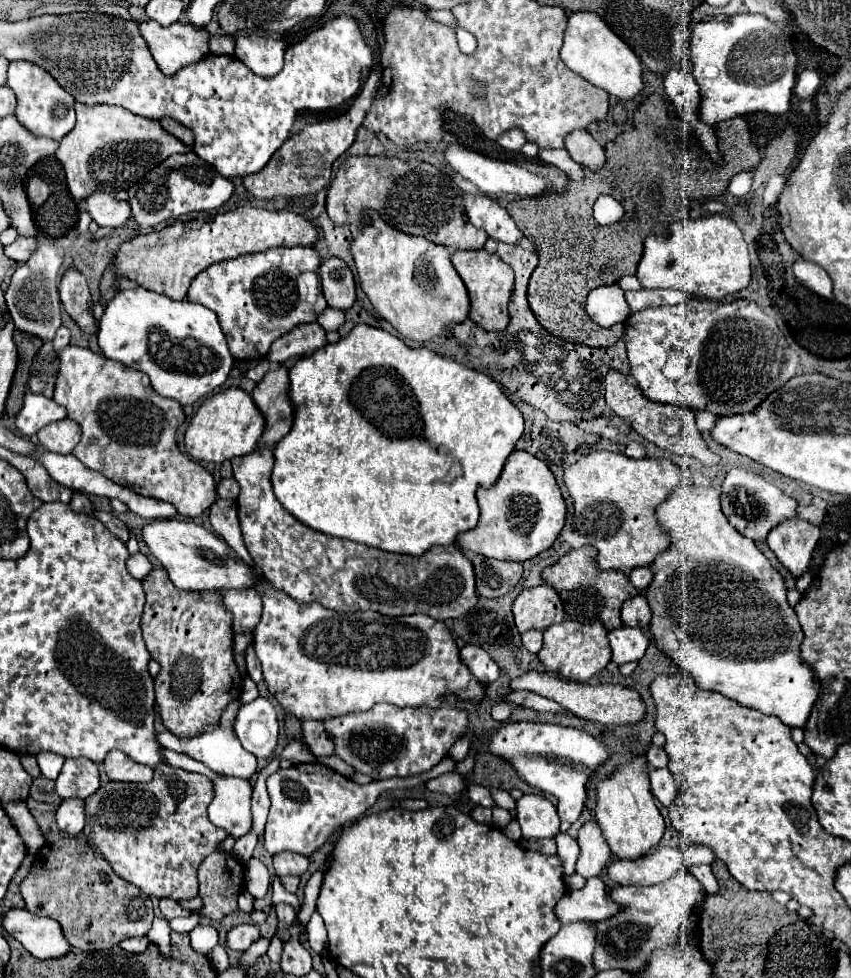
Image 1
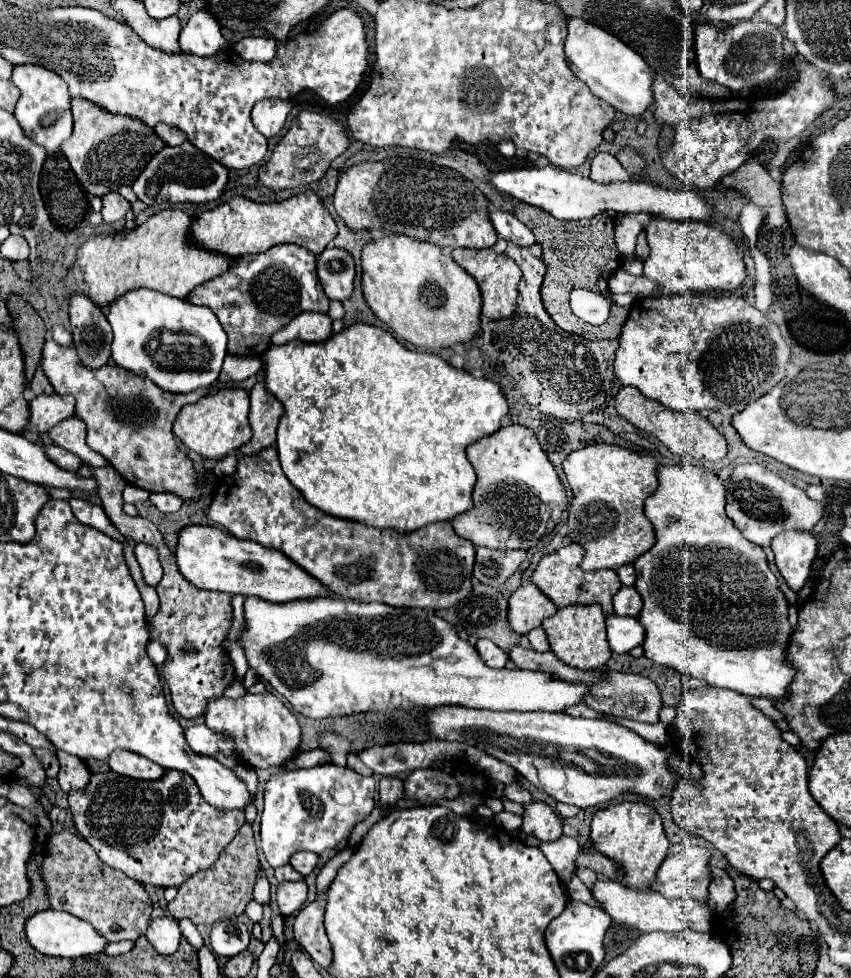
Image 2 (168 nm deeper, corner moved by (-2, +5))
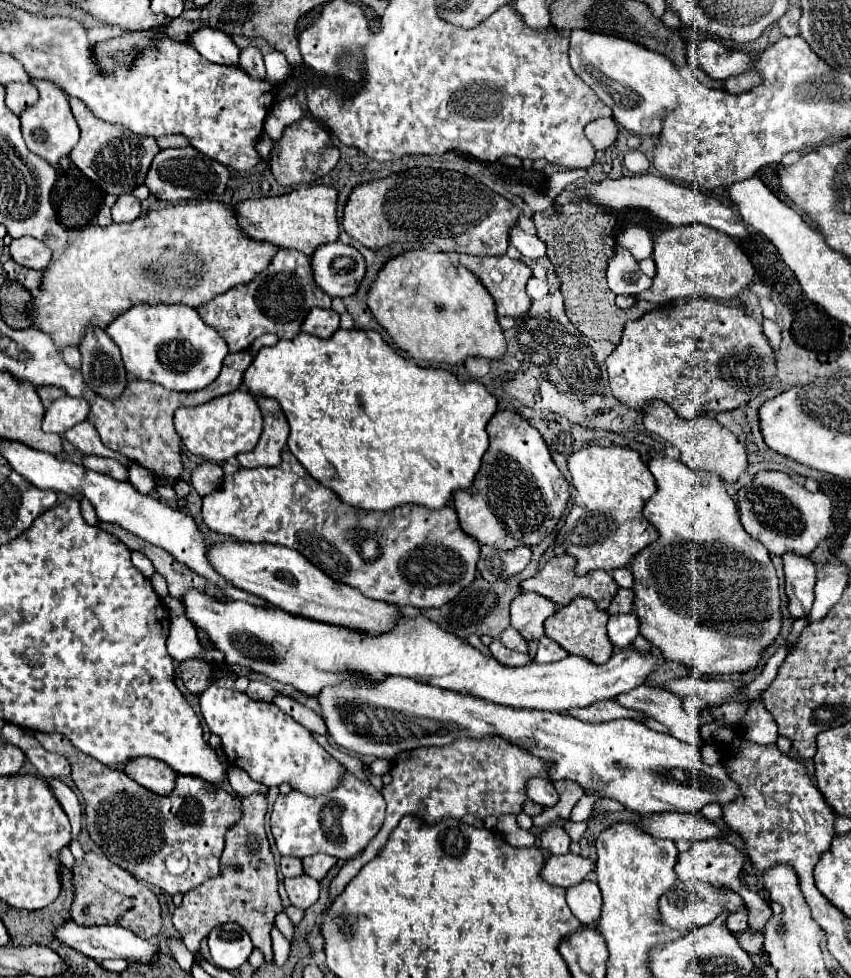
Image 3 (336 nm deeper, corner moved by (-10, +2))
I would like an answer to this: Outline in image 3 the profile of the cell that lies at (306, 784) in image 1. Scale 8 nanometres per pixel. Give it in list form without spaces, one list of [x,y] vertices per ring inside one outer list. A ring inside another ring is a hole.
[[[345,771],[343,781],[329,793],[317,795],[317,797],[309,797],[301,791],[291,789],[287,795],[279,795],[273,811],[271,811],[271,833],[275,839],[275,845],[281,853],[281,857],[307,857],[307,855],[315,855],[315,853],[325,853],[325,855],[333,855],[337,859],[353,859],[357,857],[367,843],[377,835],[377,831],[381,829],[385,821],[385,799],[383,795],[367,781],[357,779],[353,773]]]

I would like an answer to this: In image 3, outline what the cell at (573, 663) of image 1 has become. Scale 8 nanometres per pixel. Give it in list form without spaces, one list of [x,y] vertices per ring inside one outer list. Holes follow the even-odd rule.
[[[577,597],[545,621],[545,635],[557,641],[569,655],[577,655],[577,657],[589,659],[591,663],[603,665],[613,655],[613,645],[607,637],[607,621],[609,621],[609,613],[599,611],[593,599]]]

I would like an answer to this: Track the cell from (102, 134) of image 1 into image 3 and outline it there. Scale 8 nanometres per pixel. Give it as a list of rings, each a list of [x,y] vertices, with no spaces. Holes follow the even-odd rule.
[[[71,97],[69,105],[81,129],[81,139],[71,151],[71,161],[83,171],[83,175],[95,181],[105,193],[111,193],[111,195],[131,193],[137,185],[145,181],[145,175],[149,171],[153,157],[161,151],[157,141],[153,137],[135,135],[127,127],[111,125],[97,119],[79,99]]]

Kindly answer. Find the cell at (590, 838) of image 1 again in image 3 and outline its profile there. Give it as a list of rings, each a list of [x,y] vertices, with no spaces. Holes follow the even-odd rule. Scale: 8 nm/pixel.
[[[579,883],[567,889],[567,905],[573,915],[583,923],[591,925],[601,915],[601,891],[597,883]]]

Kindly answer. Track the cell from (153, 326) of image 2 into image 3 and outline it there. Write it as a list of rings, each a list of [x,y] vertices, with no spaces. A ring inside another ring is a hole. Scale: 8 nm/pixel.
[[[133,305],[107,327],[107,333],[121,349],[127,373],[173,391],[189,393],[209,387],[217,379],[223,359],[229,353],[225,339],[189,305]]]

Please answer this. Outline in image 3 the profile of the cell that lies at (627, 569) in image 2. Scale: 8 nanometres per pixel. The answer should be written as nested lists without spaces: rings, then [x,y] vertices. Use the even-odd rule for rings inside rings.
[[[621,567],[621,569],[615,569],[613,571],[613,579],[617,581],[619,587],[633,587],[633,573],[629,567]]]

